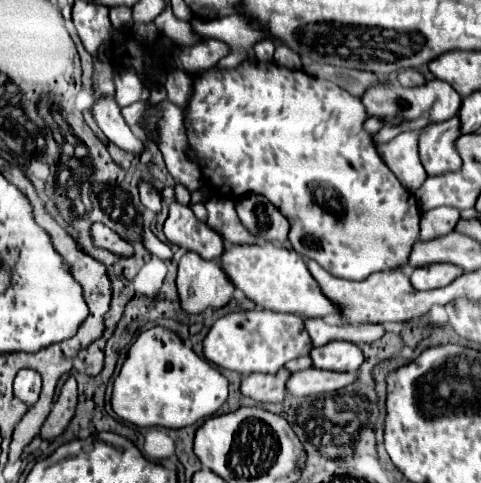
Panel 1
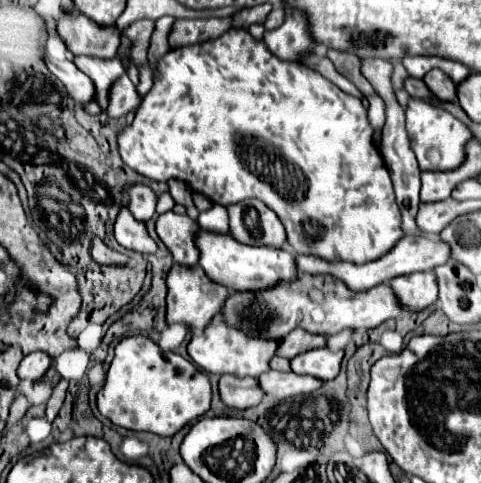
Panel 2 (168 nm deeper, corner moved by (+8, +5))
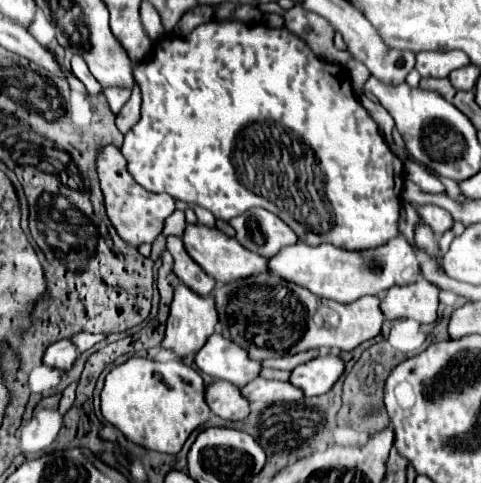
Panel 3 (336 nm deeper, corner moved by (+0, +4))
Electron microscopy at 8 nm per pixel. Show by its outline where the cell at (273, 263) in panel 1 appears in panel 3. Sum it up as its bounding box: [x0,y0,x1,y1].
[184,224,268,282]

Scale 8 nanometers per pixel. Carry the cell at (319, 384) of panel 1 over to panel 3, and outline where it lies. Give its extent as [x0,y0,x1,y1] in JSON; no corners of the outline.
[242,378,304,404]

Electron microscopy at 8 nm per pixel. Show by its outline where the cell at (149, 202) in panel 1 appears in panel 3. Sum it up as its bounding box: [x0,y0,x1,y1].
[98,146,174,246]

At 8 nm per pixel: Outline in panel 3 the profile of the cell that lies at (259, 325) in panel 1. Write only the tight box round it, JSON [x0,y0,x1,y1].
[196,334,262,388]

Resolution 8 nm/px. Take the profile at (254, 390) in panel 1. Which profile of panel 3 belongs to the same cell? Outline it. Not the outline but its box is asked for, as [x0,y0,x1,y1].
[206,380,250,420]

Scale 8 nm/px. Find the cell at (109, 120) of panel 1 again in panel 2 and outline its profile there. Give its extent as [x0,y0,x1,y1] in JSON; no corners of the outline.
[44,55,94,103]

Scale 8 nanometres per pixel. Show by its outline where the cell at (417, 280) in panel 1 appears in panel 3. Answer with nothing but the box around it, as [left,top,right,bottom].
[380,278,440,324]

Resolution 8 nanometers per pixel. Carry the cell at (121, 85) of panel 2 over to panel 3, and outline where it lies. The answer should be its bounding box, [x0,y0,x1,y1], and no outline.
[104,88,132,114]

